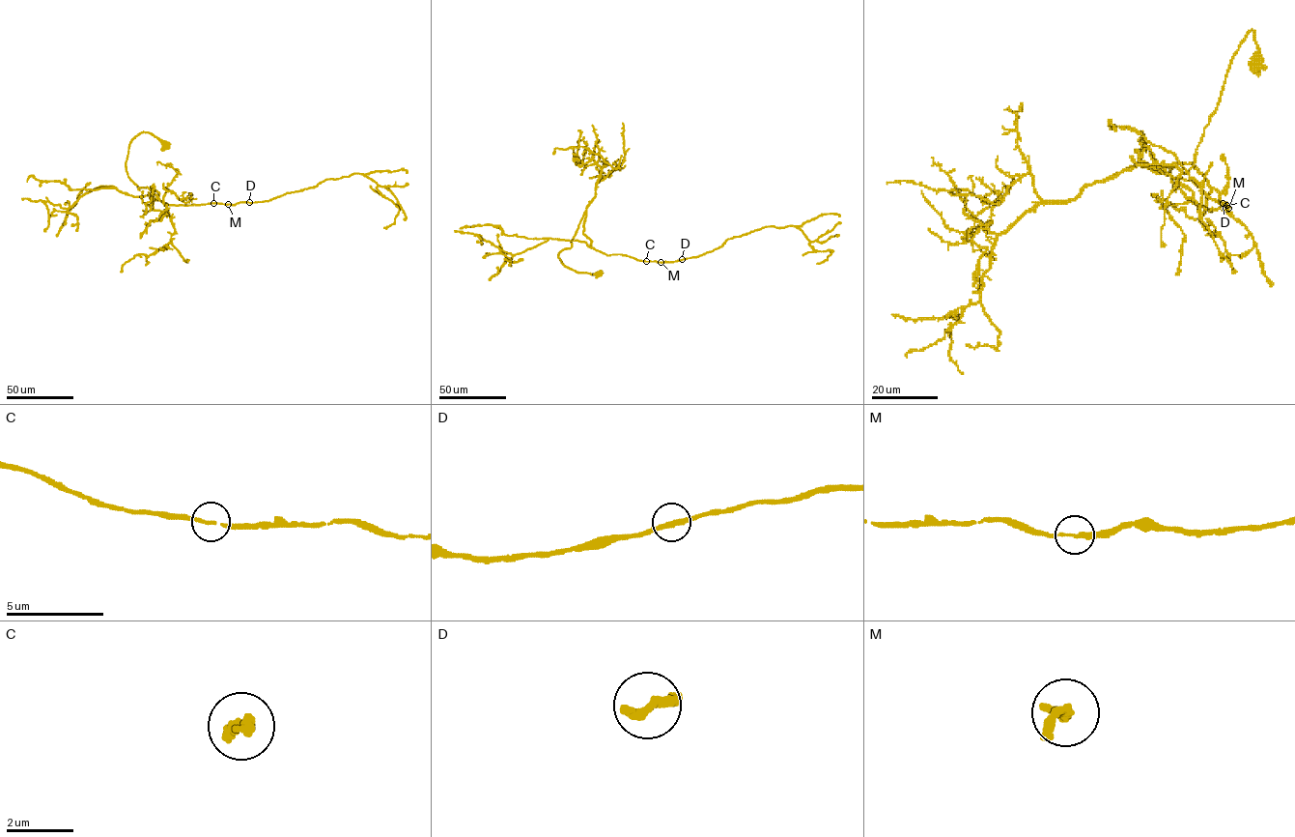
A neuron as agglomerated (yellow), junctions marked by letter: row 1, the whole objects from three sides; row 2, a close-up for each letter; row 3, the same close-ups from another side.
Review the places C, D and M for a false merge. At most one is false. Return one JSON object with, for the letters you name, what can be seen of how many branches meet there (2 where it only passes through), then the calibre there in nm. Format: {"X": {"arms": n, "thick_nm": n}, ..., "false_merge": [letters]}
{"false_merge": []}

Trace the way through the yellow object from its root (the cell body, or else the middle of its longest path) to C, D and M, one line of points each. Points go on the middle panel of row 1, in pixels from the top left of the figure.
C: (598, 274), (577, 272), (558, 257), (572, 246), (585, 212), (583, 233), (591, 247), (645, 261)
D: (598, 274), (577, 272), (558, 257), (572, 246), (585, 212), (583, 233), (596, 249), (645, 261), (682, 259)
M: (598, 274), (577, 272), (558, 257), (572, 246), (585, 212), (583, 233), (591, 247), (608, 255), (661, 262)

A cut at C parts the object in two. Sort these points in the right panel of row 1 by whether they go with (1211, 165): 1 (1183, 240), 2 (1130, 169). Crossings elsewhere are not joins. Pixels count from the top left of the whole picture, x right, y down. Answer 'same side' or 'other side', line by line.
1: other side
2: other side

